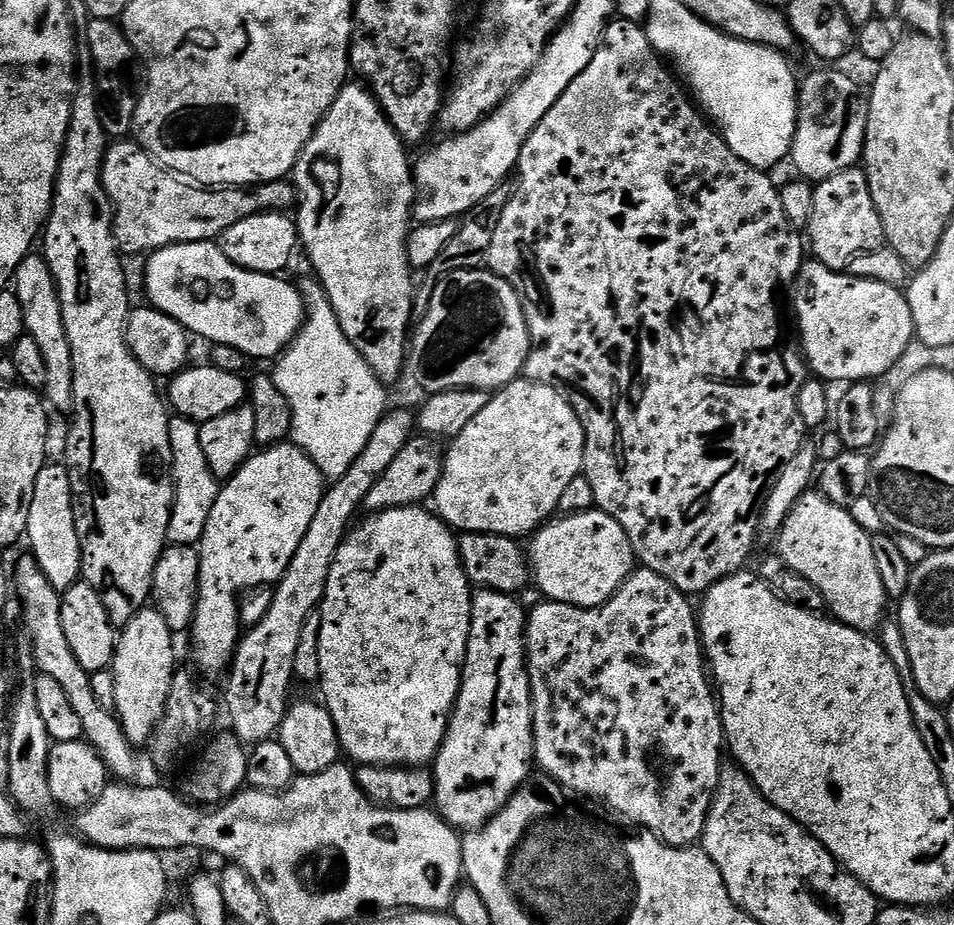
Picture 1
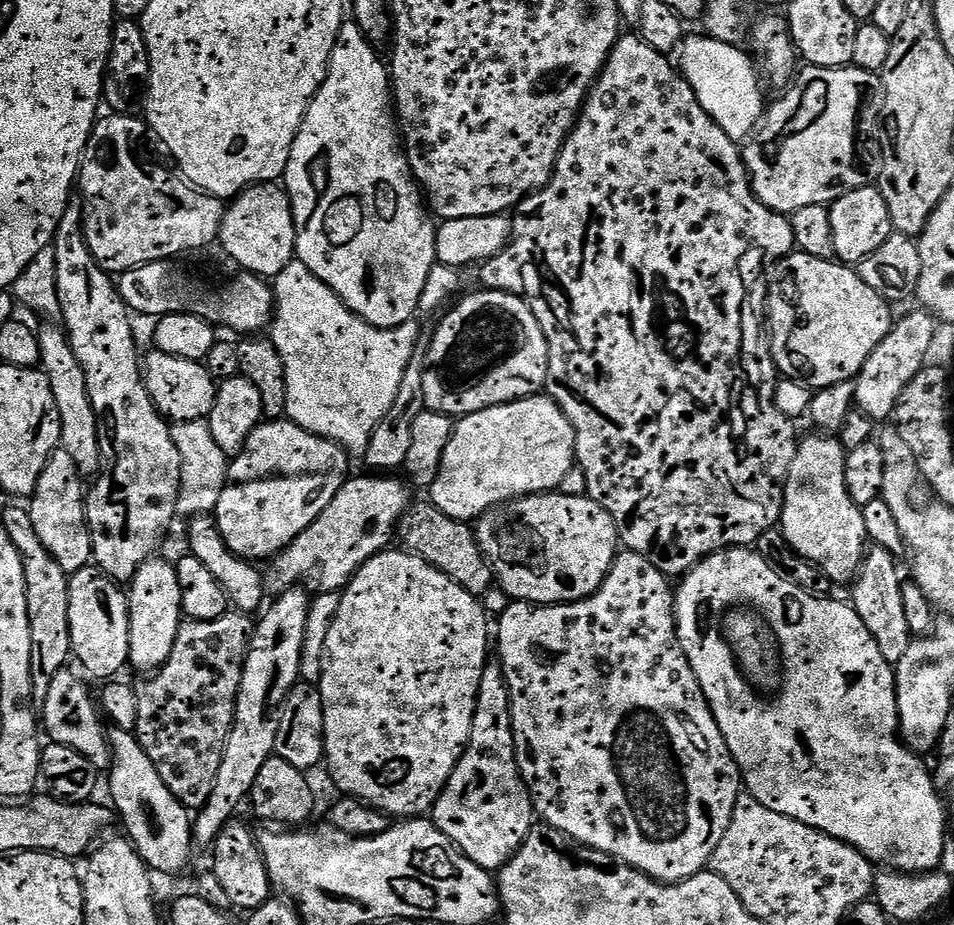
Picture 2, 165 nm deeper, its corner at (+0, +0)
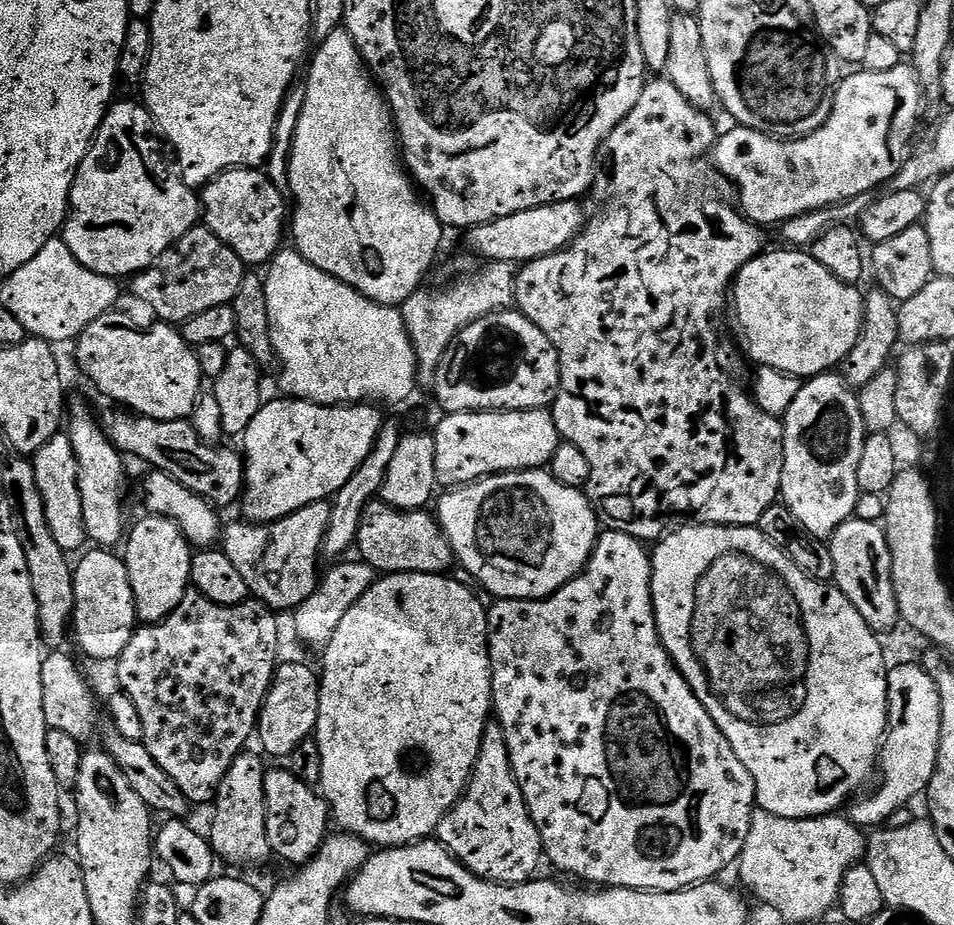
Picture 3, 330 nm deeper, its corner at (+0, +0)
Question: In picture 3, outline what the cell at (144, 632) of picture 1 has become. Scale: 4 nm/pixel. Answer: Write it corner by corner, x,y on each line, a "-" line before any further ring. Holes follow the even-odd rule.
145,515
136,525
131,525
126,536
128,549
122,552
122,559
128,567
130,586
134,590
136,619
141,625
157,624
164,620
178,602
190,591
192,579
192,558
194,548
184,537
183,530
169,517

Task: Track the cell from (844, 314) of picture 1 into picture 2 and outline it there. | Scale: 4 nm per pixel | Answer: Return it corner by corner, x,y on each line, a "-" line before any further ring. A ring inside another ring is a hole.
799,250
792,251
783,260
775,261
768,282
766,328
772,341
777,373
789,380
798,380
813,390
855,380
870,354
890,334
894,323
892,308
893,305
878,294
878,290
870,290
870,286
862,282
855,267
836,260
814,258

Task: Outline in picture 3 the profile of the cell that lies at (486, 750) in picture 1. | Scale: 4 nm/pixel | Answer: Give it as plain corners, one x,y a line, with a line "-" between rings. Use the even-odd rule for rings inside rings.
490,722
486,726
478,762
474,766
472,777
468,779
468,787
465,788
456,807
444,815
438,829
438,840
475,876
493,880
495,884
527,884
537,875
536,867
539,866
540,860
542,864
544,847
522,798
516,775
512,773
506,734
500,729
499,723

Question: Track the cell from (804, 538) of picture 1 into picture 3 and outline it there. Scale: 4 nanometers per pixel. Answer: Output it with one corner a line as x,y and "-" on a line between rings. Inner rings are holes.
840,374
814,376
805,379
801,383
800,389
798,390
798,398
794,398
794,402
790,402
790,410
782,417
782,423
784,425
784,465
782,466
780,494
783,507
788,508
790,514
794,514
794,518
798,518
798,522
802,522
802,526
806,526
806,530
810,530
810,534
814,534
823,540
828,540
834,534
834,530
838,530
838,526
842,526
842,522
851,520
857,515
856,503
862,500
862,493
858,486
858,462
862,458
862,446
864,445
866,429
862,422
860,397
844,383
844,377

